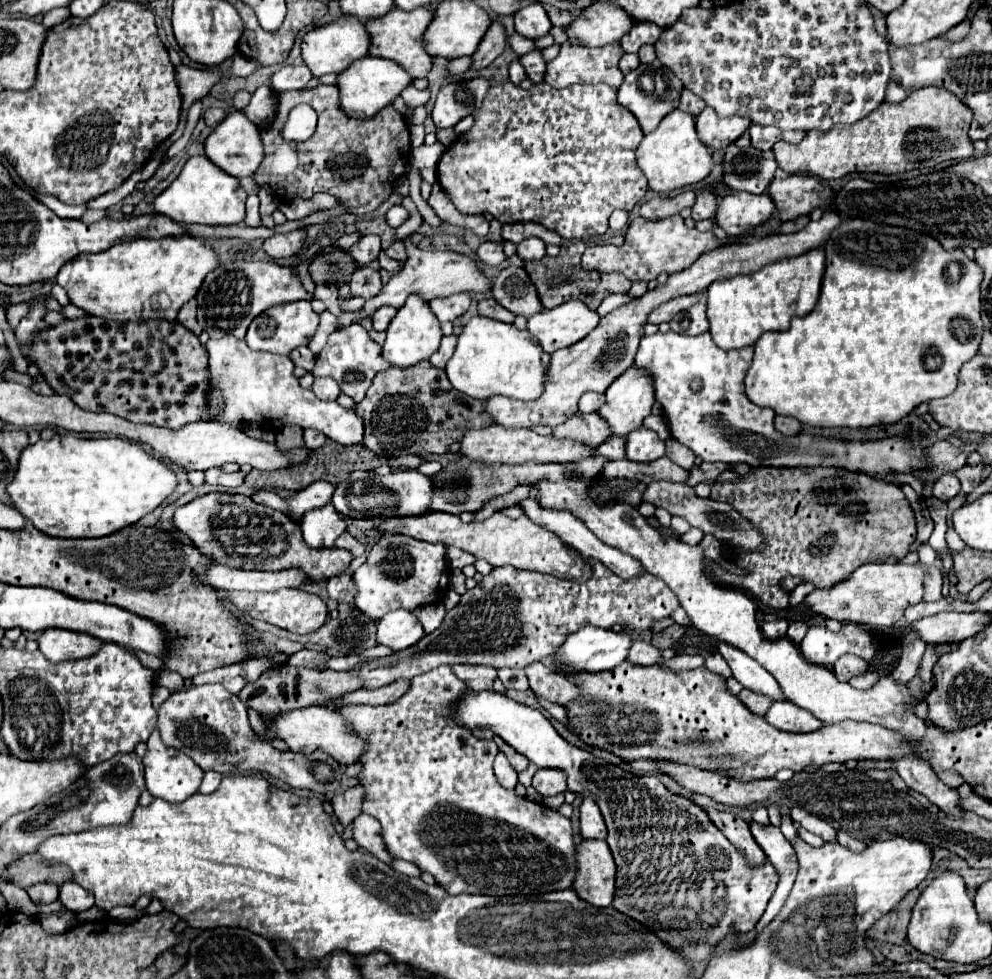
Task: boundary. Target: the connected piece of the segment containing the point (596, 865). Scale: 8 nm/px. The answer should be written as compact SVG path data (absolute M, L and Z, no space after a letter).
M584 840L576 848L578 878L574 890L594 906L610 906L616 890L616 864L606 840Z

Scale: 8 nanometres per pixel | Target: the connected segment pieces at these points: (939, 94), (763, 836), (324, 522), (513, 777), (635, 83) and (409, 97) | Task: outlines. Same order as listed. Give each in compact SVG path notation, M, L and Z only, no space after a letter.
M942 88L914 90L904 102L884 102L856 124L834 126L826 132L808 132L800 144L774 144L778 166L786 174L810 174L822 180L838 180L850 172L900 174L914 168L934 168L946 160L962 160L974 154L968 128L972 110L952 92Z
M752 822L750 830L752 830L754 840L764 850L766 858L770 860L770 864L776 868L776 872L780 876L778 888L776 888L776 892L768 903L768 912L764 912L764 916L756 924L757 934L759 934L772 918L778 916L780 908L786 904L786 898L792 890L794 878L796 878L796 872L798 872L798 862L796 862L796 854L794 854L792 844L782 836L780 828L760 826L760 824Z
M322 506L322 510L310 510L300 522L304 542L312 548L332 548L336 538L346 532L344 518L334 506Z
M502 752L496 754L494 774L496 774L500 786L504 786L506 790L514 790L514 786L518 784L518 774L516 774L516 770L510 766L510 762L506 760L506 756L504 756Z
M656 60L652 64L640 64L636 70L632 70L630 74L624 76L622 86L618 88L618 104L622 108L630 110L636 116L636 120L640 122L642 132L648 134L660 124L660 120L668 112L678 108L682 90L684 90L684 86L682 86L680 78L670 68L666 68L660 60Z
M412 84L400 94L402 98L404 98L404 102L406 102L406 106L410 108L410 110L414 110L416 106L424 106L426 102L428 102L428 98L430 98L430 92L426 92L426 90L416 90Z

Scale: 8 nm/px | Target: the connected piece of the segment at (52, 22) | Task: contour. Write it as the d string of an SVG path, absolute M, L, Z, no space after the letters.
M54 8L54 10L50 10L50 12L44 16L42 24L44 24L46 28L52 28L52 26L56 26L58 22L64 22L68 16L70 16L70 10L68 10L68 8Z

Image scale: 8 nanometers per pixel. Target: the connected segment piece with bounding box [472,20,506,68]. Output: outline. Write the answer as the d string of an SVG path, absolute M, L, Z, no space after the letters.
M494 20L492 26L488 28L486 36L482 38L478 50L472 54L474 58L474 68L484 68L488 66L494 58L498 58L506 48L506 30L502 22Z

